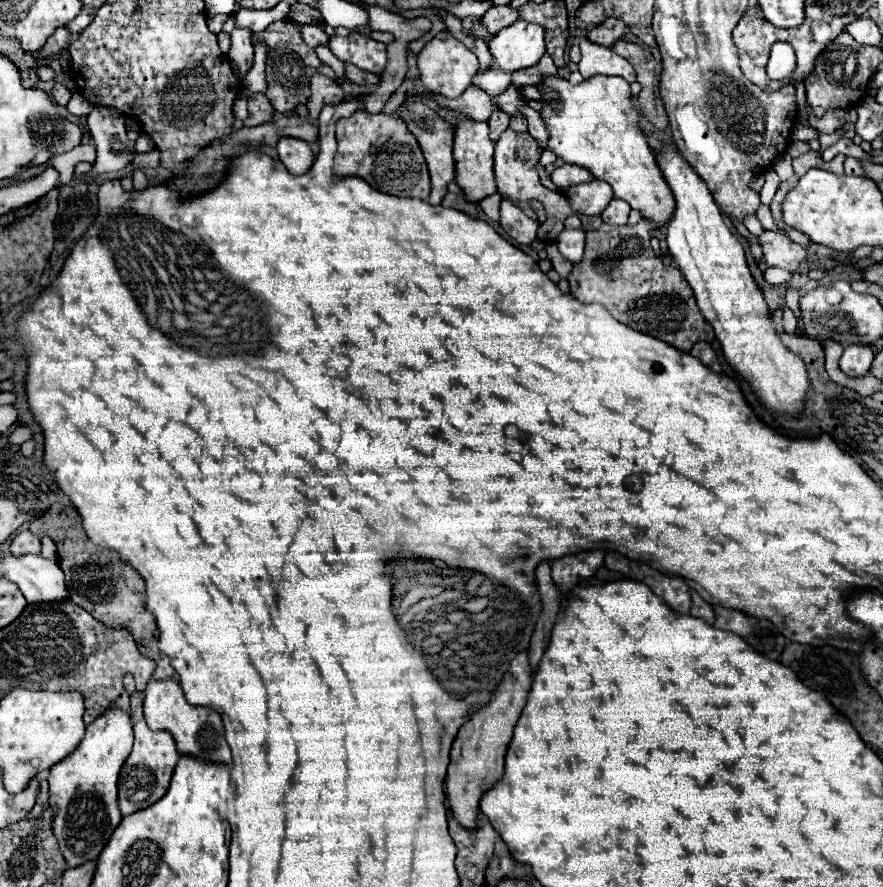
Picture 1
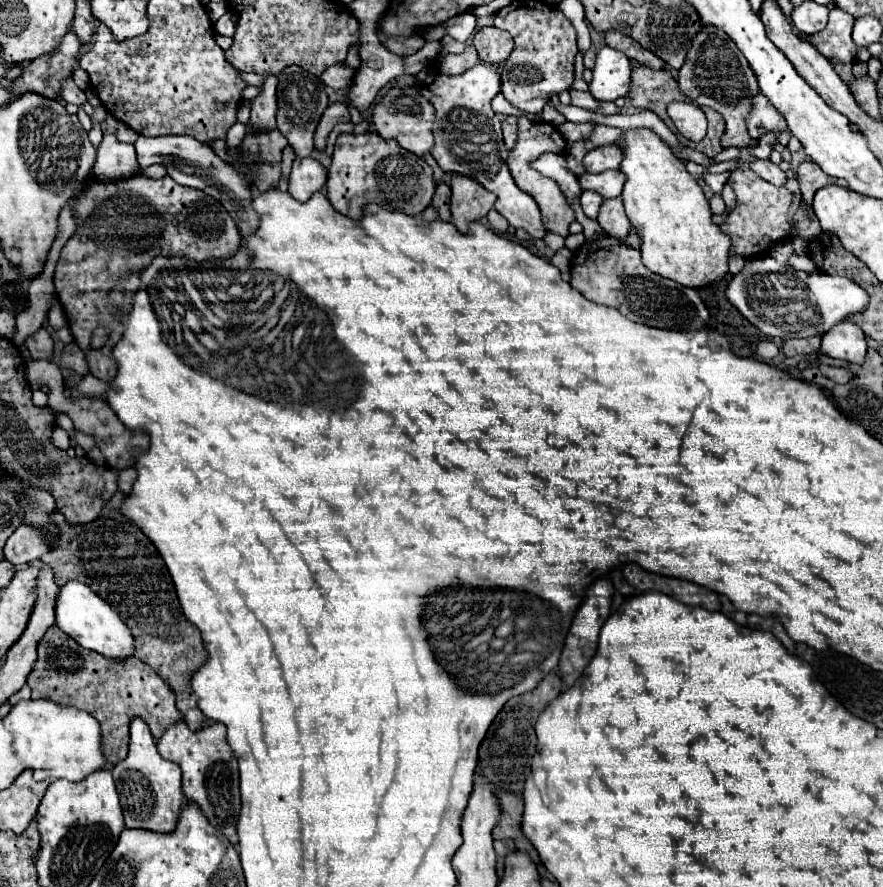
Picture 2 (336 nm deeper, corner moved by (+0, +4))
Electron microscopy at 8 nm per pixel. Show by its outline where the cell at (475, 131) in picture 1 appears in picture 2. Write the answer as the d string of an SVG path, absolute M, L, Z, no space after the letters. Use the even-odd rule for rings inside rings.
M451 176L451 216L453 226L459 232L467 232L469 224L487 216L495 204L493 192L485 190L481 184L467 176Z

